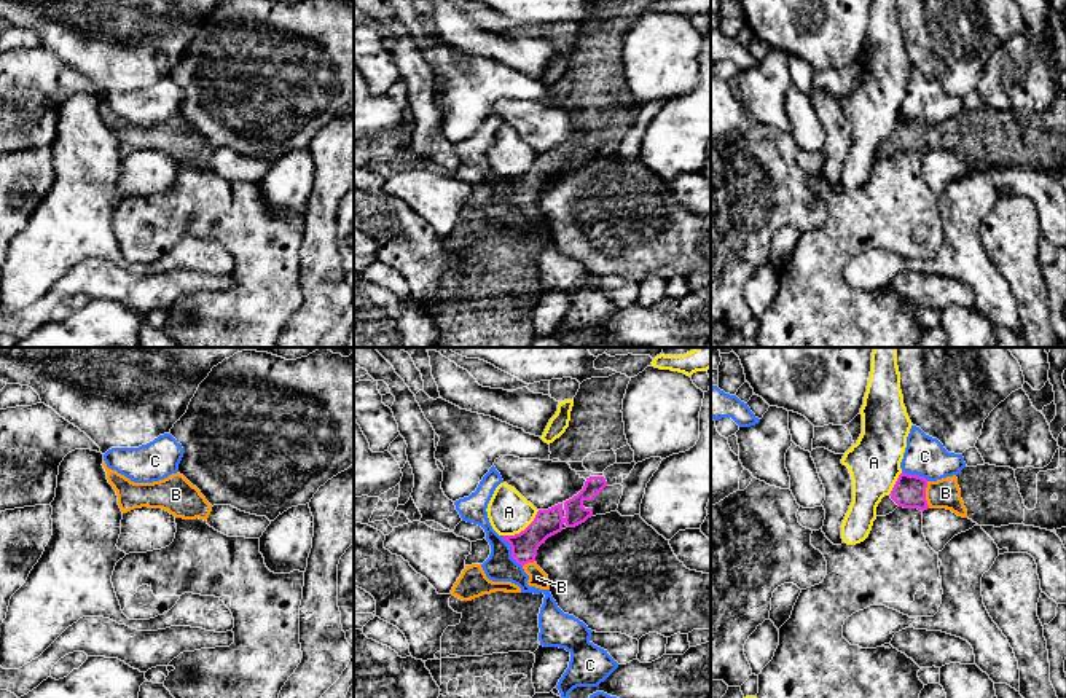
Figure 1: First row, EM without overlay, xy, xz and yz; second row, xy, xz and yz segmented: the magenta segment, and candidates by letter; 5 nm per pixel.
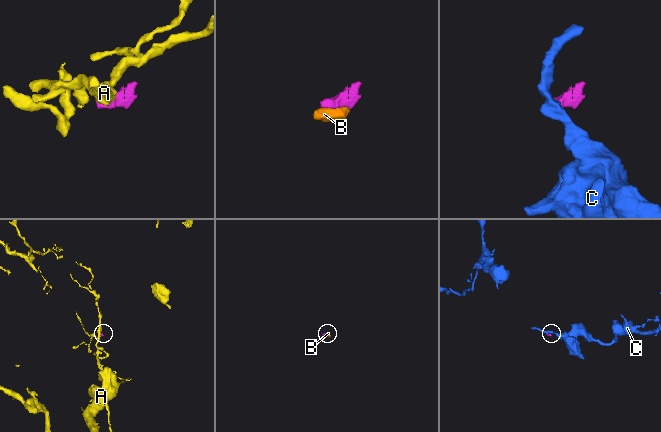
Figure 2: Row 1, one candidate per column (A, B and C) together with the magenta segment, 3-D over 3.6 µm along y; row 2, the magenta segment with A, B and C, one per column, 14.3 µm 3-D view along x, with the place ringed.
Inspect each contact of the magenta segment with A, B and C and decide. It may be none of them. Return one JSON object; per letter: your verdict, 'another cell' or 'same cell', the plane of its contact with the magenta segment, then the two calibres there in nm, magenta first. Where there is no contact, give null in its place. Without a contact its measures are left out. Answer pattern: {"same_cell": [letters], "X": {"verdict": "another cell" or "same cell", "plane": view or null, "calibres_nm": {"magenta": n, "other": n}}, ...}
{"same_cell": ["B"], "A": {"verdict": "another cell", "plane": "xz", "calibres_nm": {"magenta": 140, "other": 220}}, "B": {"verdict": "same cell", "plane": "yz", "calibres_nm": {"magenta": 160, "other": 150}}, "C": {"verdict": "another cell", "plane": "xz", "calibres_nm": {"magenta": 140, "other": 150}}}

